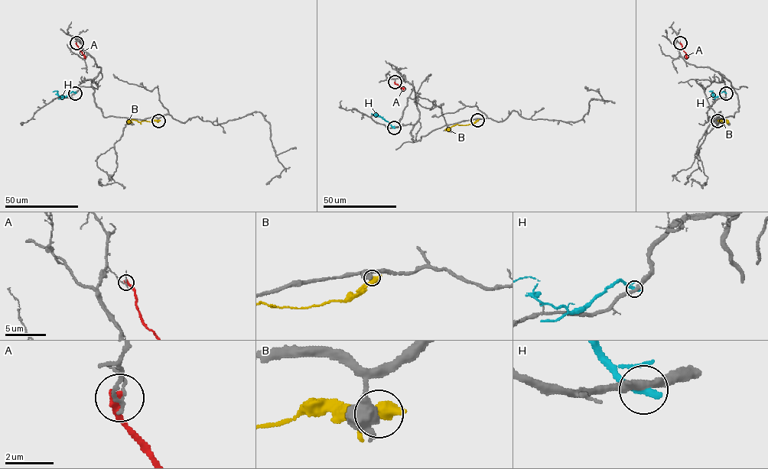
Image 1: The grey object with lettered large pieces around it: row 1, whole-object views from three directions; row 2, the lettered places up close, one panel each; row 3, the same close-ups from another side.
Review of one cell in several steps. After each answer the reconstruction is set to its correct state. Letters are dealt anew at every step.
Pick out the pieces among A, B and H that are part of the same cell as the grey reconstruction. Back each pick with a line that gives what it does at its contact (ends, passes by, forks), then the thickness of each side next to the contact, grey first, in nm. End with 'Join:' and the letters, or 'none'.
Join: none

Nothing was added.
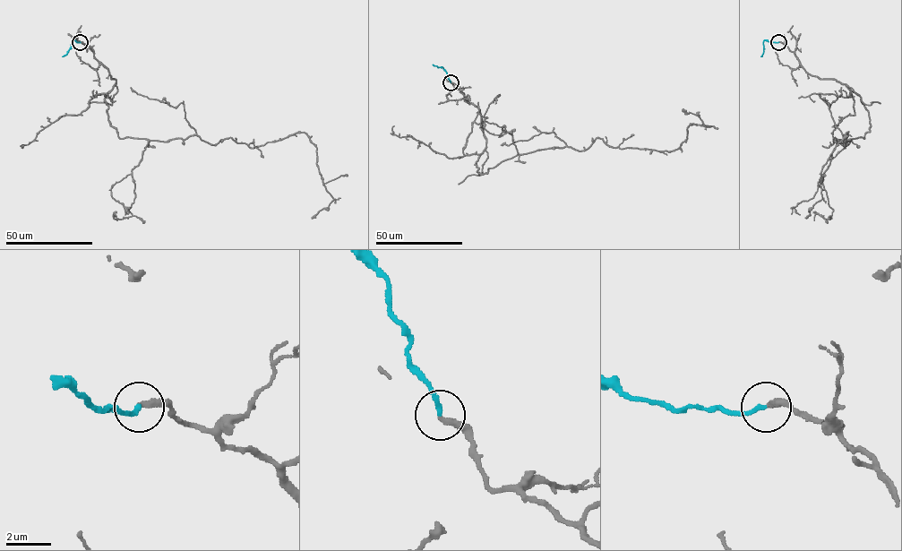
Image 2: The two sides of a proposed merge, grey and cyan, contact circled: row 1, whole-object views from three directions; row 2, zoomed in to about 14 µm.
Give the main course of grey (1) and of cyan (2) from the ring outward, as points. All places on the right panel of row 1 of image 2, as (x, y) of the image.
1: (778, 42), (807, 73), (856, 93), (870, 124), (864, 139), (834, 138), (845, 148), (847, 133), (806, 218)
2: (778, 42), (764, 40), (760, 56)

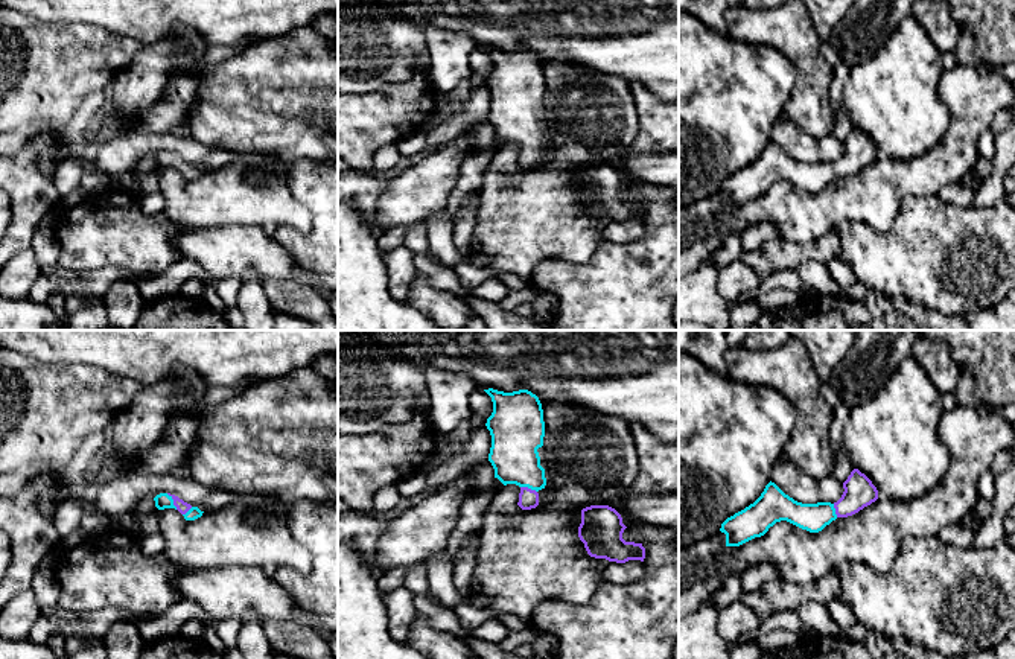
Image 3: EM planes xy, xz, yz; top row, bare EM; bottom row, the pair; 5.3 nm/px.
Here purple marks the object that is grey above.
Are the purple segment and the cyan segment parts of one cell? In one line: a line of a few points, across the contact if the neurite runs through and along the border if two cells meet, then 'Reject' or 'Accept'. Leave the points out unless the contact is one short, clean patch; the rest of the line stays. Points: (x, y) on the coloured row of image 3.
Line: xy (183, 507), (174, 501), (163, 501). Accept

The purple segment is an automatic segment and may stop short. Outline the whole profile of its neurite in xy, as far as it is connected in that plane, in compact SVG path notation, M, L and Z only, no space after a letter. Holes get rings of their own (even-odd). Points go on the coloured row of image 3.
M160 493L154 498L154 501L158 510L175 508L184 516L186 521L195 521L204 513L198 507L192 507L190 504L170 493Z

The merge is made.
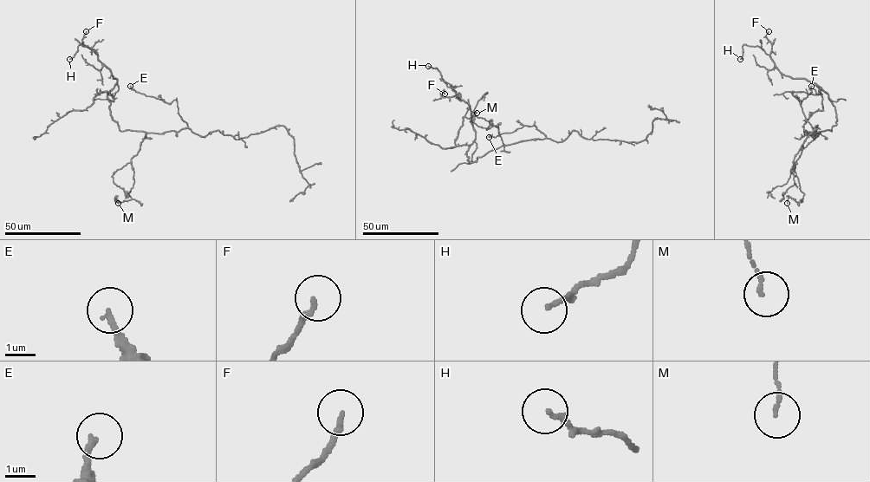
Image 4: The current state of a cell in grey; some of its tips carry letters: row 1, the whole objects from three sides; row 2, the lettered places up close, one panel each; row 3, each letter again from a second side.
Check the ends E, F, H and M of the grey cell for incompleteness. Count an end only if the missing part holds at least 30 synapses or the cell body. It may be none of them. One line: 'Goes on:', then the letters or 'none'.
Goes on: none

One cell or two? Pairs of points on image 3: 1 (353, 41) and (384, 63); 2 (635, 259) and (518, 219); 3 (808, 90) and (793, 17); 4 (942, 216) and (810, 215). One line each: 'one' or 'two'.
1: one
2: two
3: one
4: two

